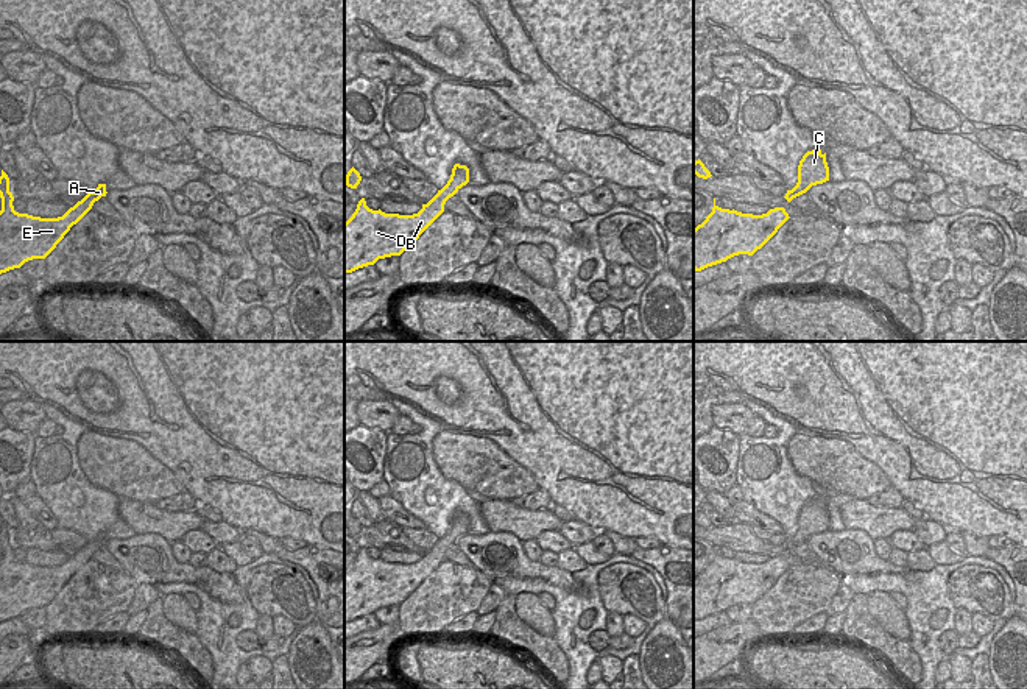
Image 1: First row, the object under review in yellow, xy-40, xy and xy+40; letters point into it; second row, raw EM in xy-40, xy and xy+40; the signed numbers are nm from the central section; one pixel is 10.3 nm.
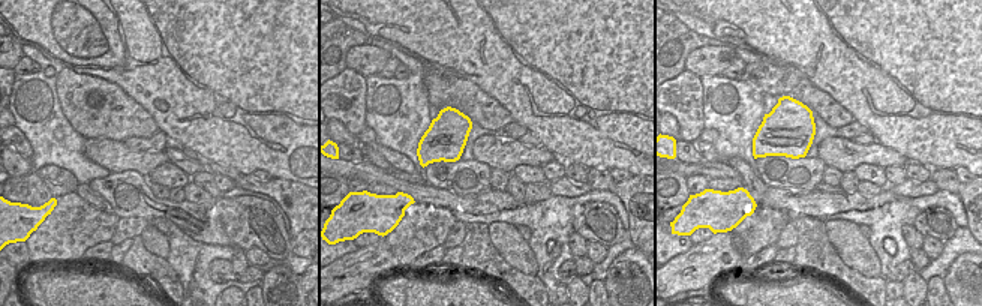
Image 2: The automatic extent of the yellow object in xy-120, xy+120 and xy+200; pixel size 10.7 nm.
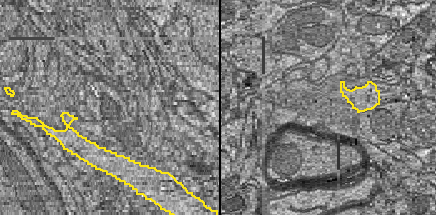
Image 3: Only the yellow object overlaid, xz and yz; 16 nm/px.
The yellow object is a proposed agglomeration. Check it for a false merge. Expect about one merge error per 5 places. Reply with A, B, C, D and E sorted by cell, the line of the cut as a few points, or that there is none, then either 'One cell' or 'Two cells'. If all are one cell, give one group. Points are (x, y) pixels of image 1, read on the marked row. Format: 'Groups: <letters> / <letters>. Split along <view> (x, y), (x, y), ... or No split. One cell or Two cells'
Groups: A B C D E. No split. One cell.

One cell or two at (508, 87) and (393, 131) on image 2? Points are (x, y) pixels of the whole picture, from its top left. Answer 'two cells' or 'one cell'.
two cells

